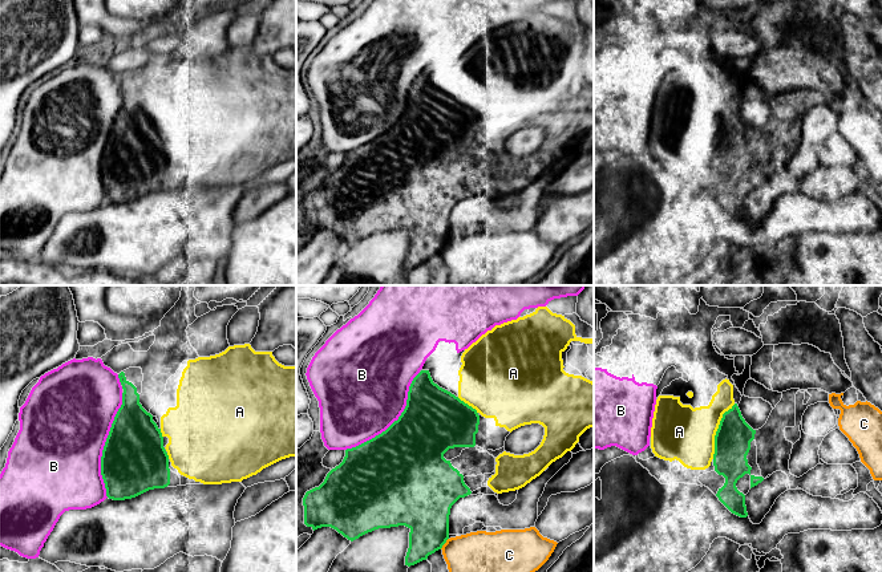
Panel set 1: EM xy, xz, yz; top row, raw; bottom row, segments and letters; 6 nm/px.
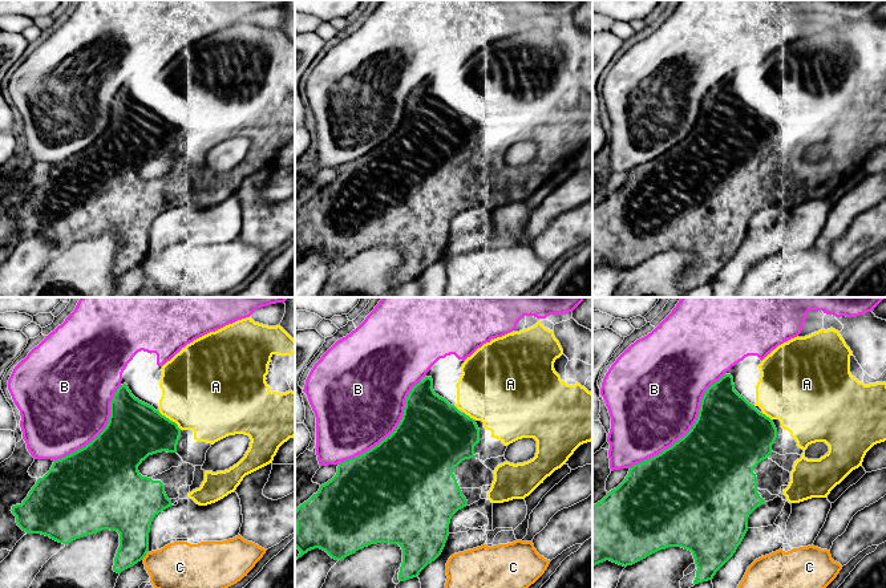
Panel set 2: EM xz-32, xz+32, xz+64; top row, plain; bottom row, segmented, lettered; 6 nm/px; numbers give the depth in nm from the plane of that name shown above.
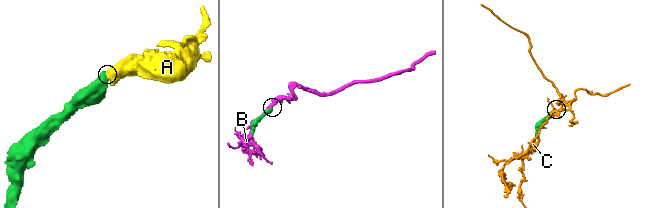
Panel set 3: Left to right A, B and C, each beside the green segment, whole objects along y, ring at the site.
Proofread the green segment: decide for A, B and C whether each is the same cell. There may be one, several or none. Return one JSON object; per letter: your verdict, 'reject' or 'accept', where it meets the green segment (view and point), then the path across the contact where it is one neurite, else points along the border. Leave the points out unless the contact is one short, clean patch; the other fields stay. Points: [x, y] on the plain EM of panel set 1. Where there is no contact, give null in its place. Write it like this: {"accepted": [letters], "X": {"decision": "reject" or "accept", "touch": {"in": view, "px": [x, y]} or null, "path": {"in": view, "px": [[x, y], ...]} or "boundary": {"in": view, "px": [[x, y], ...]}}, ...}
{"accepted": ["A"], "A": {"decision": "accept", "touch": {"in": "yz", "px": [717, 133]}}, "B": {"decision": "reject", "touch": {"in": "xy", "px": [105, 147]}}, "C": {"decision": "reject", "touch": {"in": "xz", "px": [445, 244]}}}

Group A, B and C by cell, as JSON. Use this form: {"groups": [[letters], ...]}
{"groups": [["A"], ["B"], ["C"]]}

